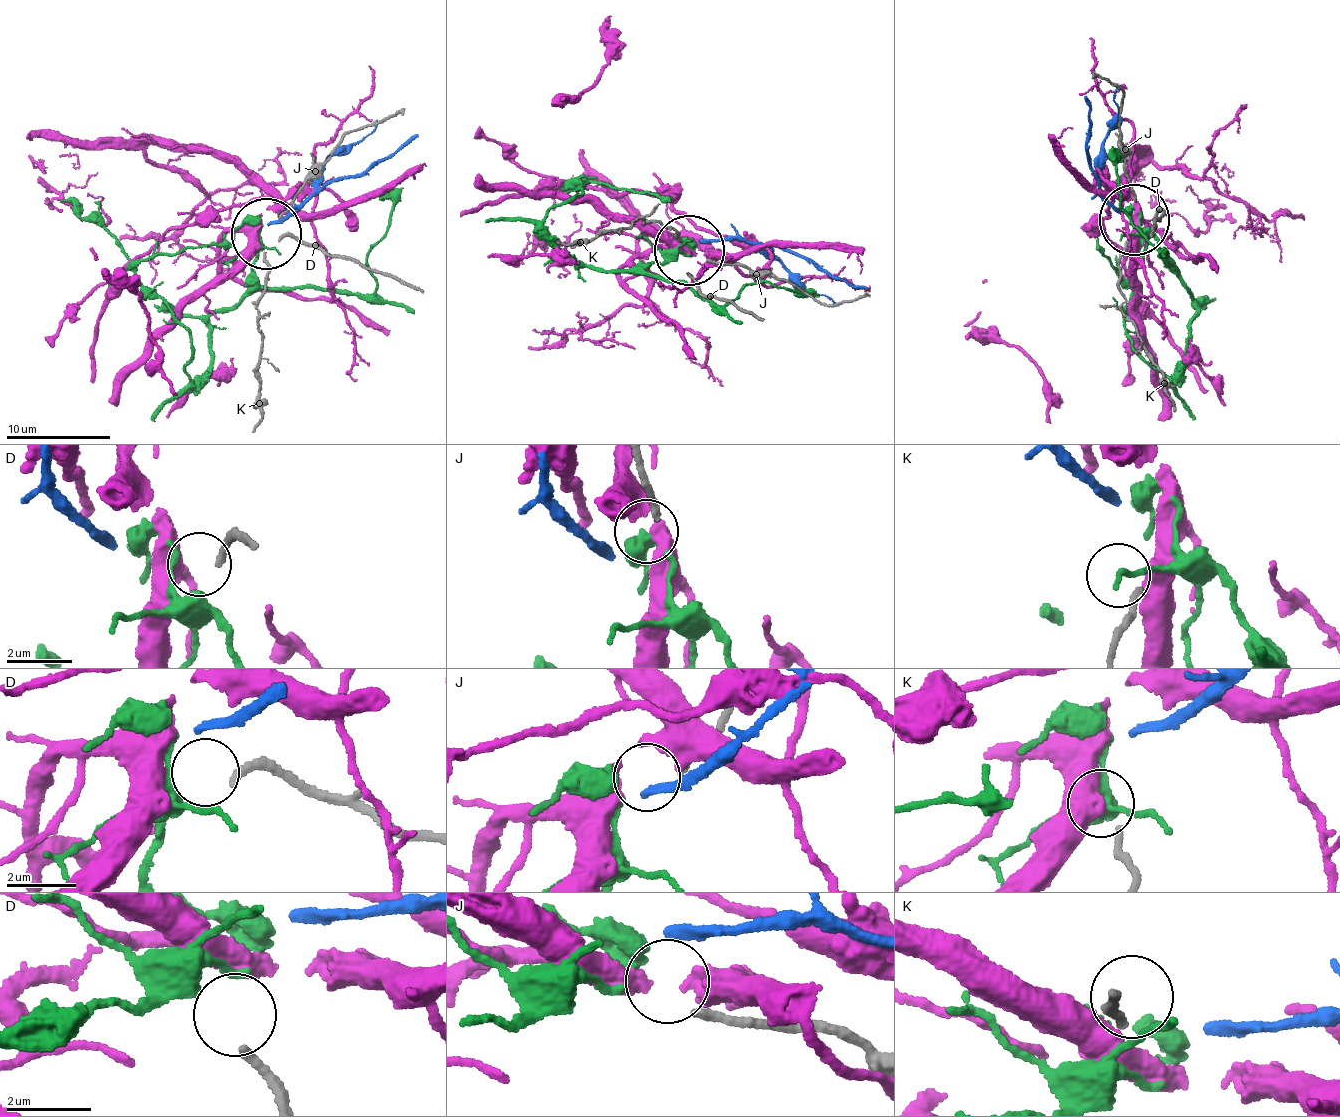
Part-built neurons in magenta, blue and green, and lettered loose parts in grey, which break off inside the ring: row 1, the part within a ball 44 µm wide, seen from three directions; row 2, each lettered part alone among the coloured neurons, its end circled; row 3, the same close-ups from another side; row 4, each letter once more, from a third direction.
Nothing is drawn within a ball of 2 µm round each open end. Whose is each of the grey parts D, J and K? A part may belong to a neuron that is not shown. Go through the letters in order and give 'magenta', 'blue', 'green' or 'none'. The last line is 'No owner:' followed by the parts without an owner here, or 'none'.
D: none
J: green
K: none
No owner: D, K

